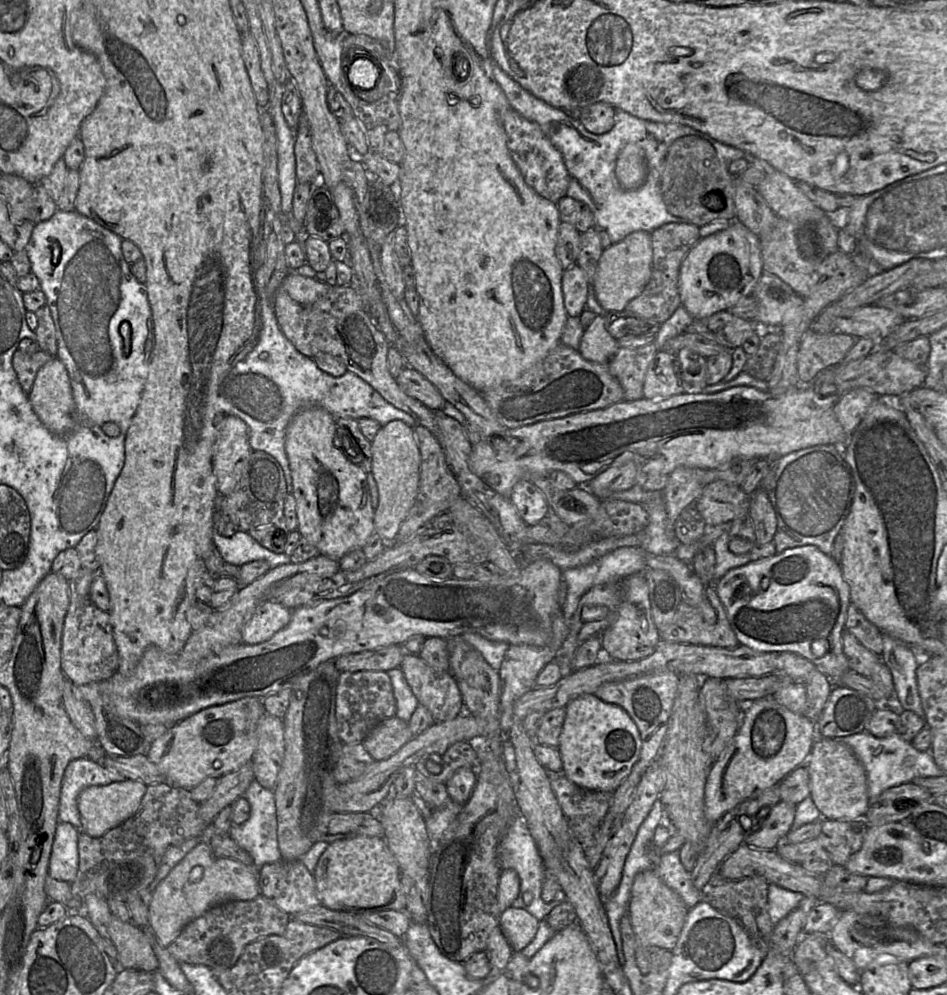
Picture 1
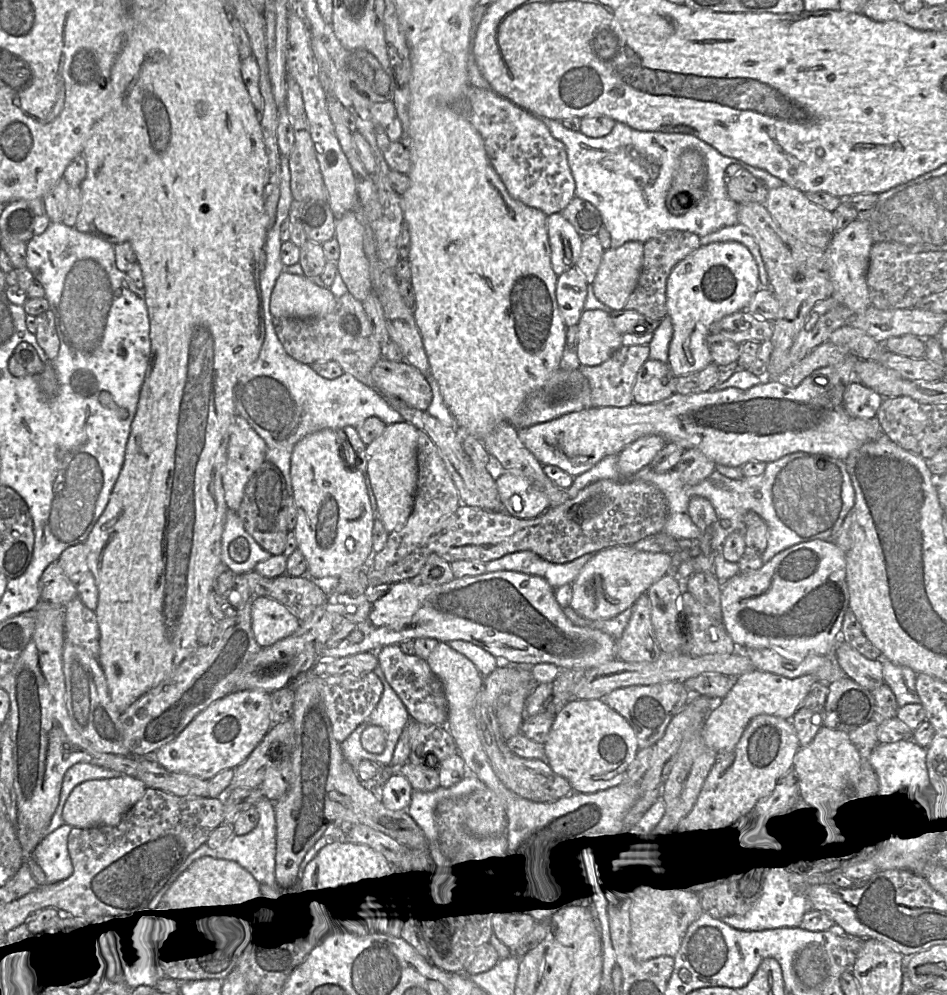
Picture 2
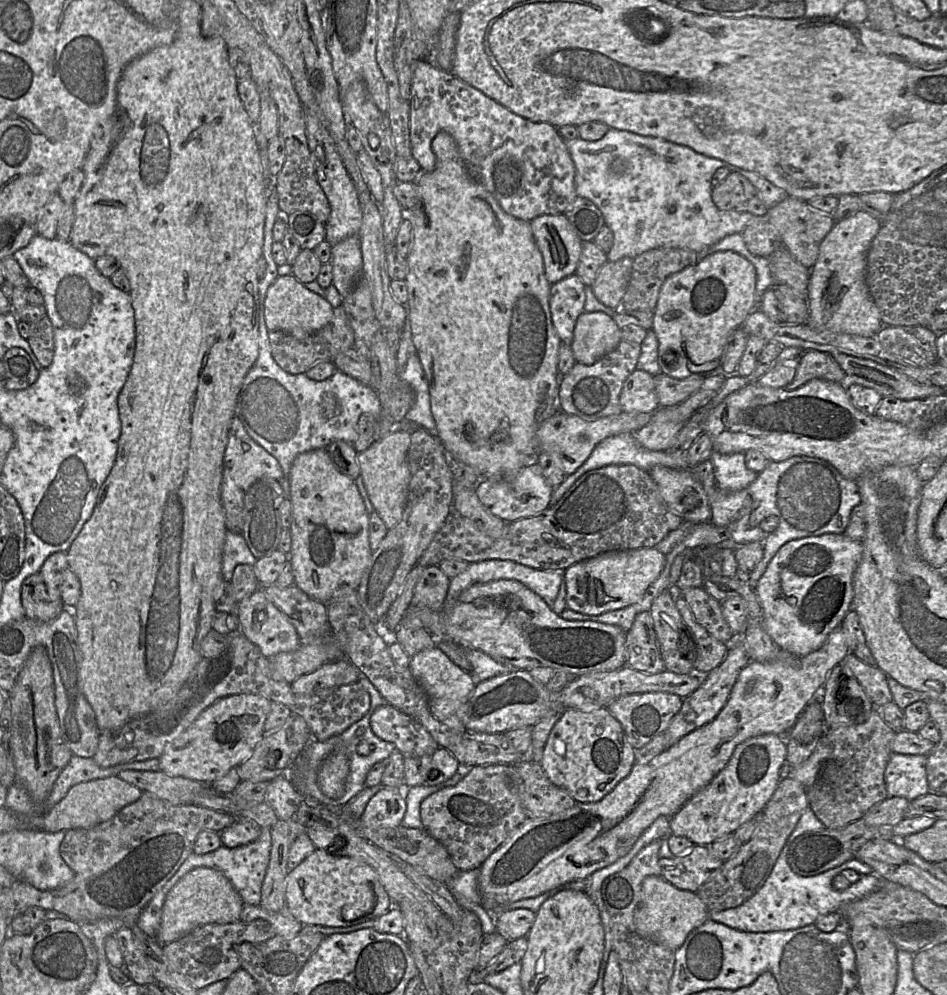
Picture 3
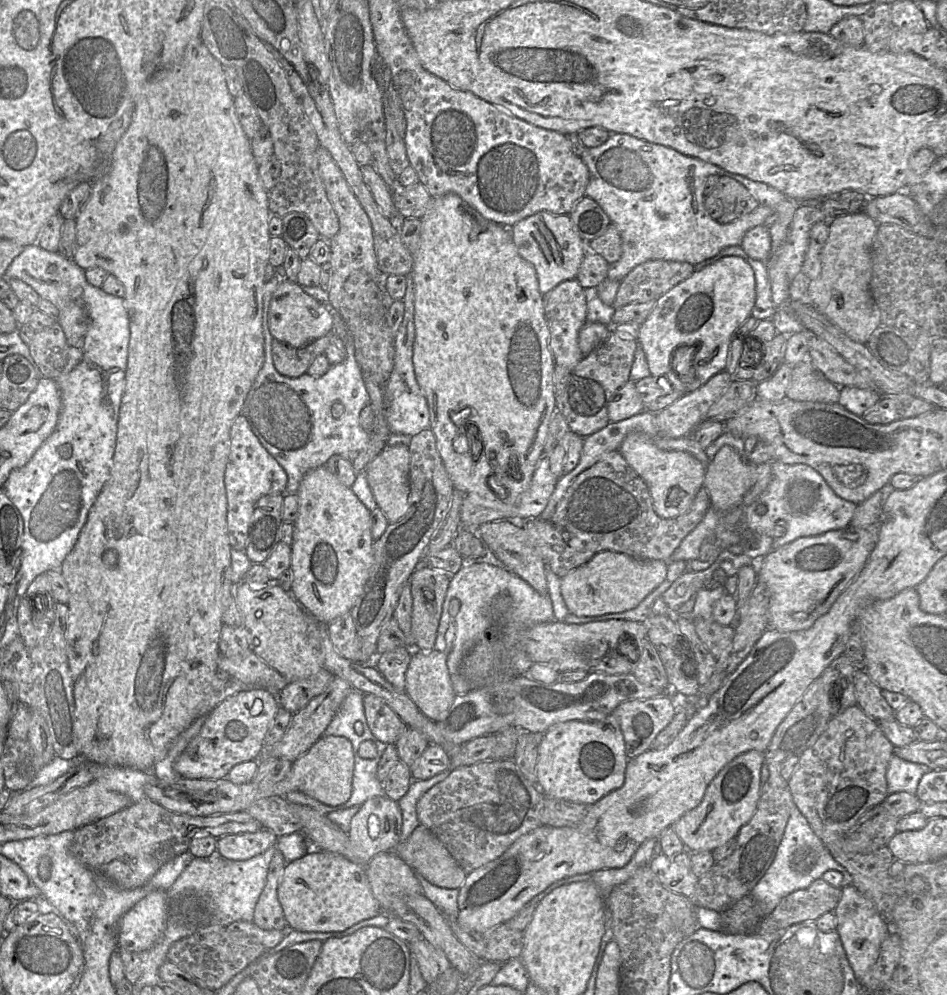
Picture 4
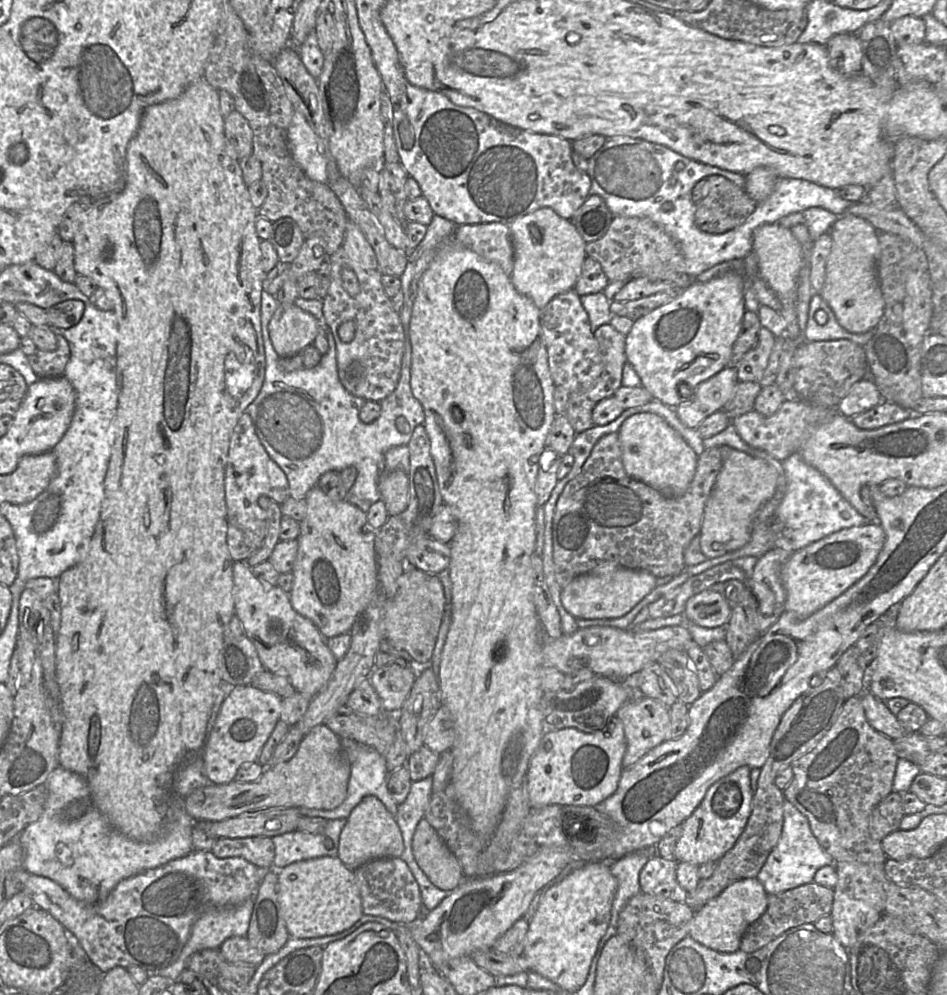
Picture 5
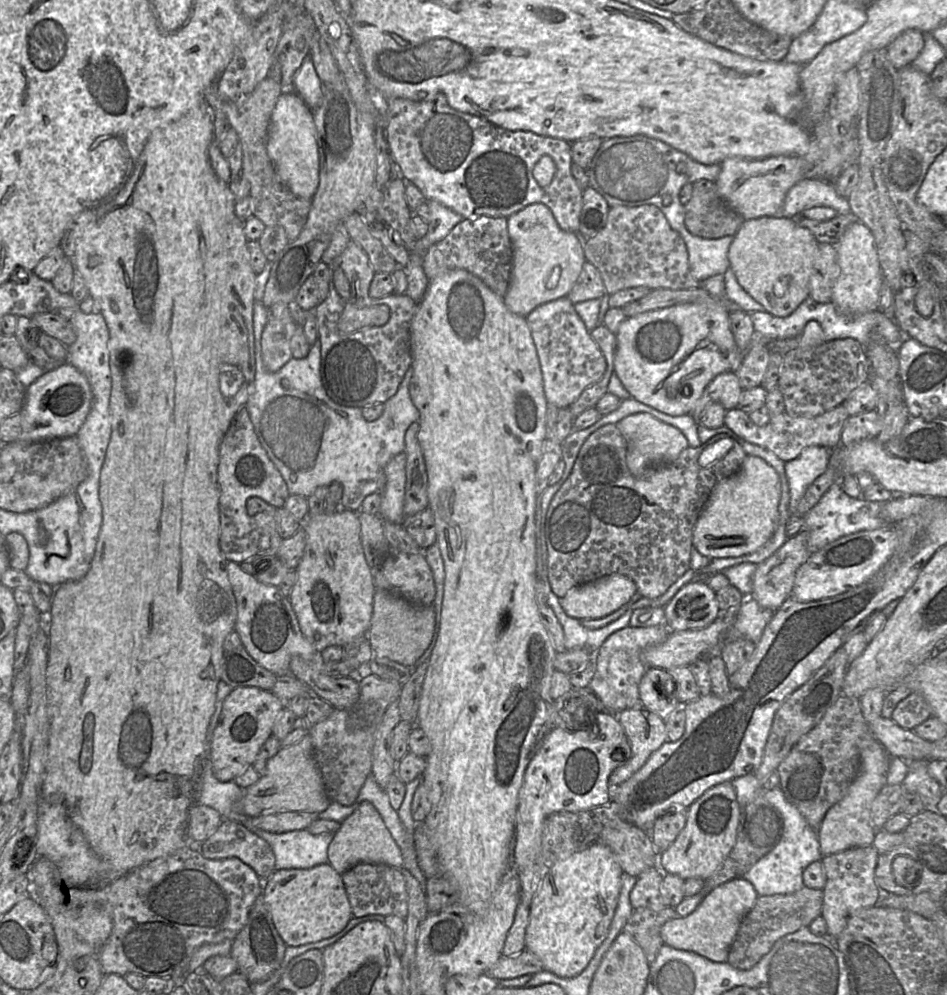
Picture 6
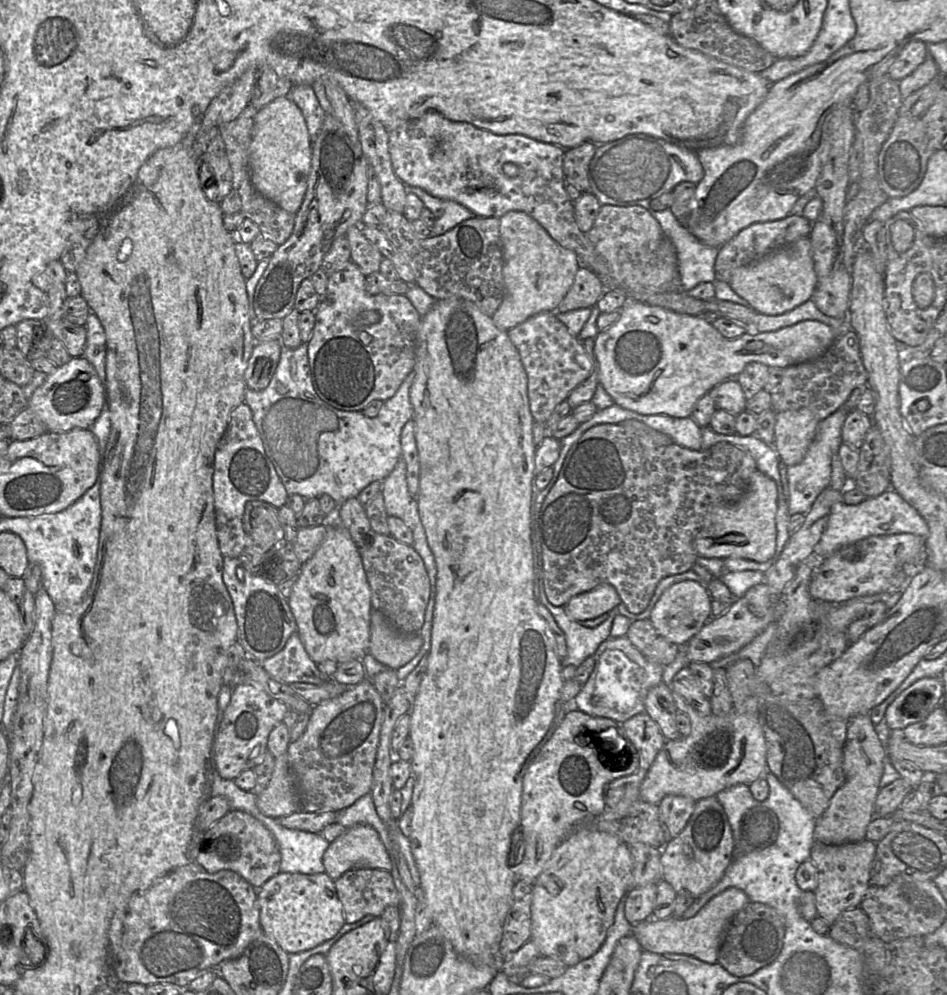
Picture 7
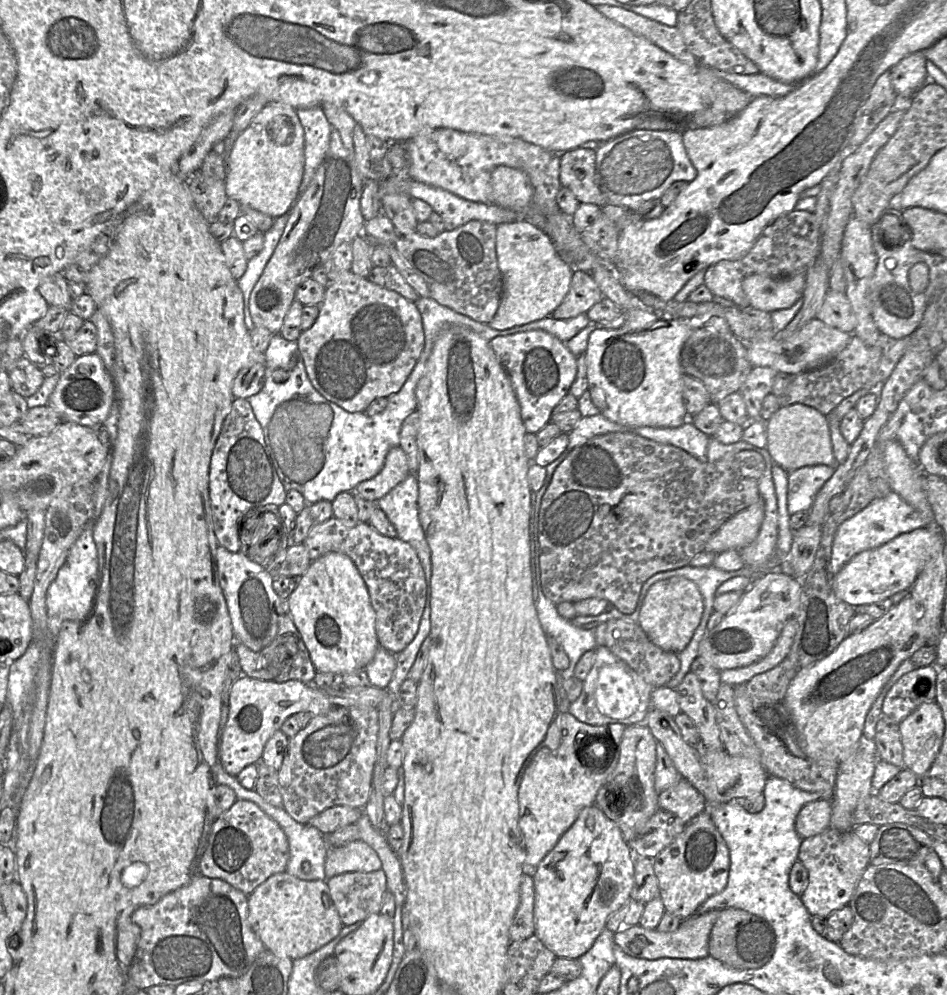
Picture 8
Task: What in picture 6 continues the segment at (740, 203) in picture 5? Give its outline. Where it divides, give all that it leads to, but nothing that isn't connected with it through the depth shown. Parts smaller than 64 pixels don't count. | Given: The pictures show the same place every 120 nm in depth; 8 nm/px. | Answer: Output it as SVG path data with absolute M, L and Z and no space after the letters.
M698 180L685 209L685 227L693 235L718 239L734 236L744 218L720 196L715 181Z

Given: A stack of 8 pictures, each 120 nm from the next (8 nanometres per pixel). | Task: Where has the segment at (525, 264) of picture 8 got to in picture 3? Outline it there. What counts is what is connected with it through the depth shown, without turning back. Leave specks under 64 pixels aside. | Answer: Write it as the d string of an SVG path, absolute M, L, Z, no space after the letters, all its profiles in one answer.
M543 214L530 221L542 254L545 277L552 285L576 273L583 241L563 214Z

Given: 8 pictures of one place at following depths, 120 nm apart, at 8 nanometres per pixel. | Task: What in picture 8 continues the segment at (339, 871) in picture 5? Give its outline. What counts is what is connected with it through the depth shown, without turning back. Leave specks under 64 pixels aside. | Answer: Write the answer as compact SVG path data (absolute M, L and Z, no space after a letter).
M288 872L276 873L248 895L248 922L264 947L279 957L296 960L303 958L332 941L343 924L333 905L329 888L324 880L301 880Z

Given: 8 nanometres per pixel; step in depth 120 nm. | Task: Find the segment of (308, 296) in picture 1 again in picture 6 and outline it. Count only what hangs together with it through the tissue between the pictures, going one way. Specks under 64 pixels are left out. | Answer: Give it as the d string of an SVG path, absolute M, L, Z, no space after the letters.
M269 319L261 338L262 361L268 372L279 371L293 356L290 341L297 325L293 321Z

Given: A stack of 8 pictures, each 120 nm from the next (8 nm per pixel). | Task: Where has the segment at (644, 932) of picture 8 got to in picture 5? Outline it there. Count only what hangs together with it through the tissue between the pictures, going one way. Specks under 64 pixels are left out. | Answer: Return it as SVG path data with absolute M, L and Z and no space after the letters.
M756 878L735 881L718 896L695 910L688 936L717 952L735 952L739 949L741 938L747 928L766 910L767 897L763 885Z

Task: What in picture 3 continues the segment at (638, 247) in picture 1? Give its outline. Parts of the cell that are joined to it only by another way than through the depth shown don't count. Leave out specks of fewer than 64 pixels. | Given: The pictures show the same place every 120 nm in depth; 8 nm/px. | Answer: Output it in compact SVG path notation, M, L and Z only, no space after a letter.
M623 257L618 261L607 261L599 270L597 277L592 284L593 294L596 299L606 307L616 309L623 298L630 279L634 259Z

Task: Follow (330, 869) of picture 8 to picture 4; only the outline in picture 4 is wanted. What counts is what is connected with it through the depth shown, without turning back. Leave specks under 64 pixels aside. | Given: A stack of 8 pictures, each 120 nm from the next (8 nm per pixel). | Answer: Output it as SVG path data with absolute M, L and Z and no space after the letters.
M386 795L367 799L360 805L347 830L350 842L348 860L359 865L366 865L377 854L394 851L400 841L401 829L402 813L397 801Z

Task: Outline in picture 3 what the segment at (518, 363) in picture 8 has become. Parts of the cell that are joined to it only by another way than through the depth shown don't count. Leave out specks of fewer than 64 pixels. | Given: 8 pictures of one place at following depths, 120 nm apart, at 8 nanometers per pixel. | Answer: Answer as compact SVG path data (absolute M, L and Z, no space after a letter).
M574 273L551 285L549 307L561 342L571 344L578 317L584 312L585 284Z

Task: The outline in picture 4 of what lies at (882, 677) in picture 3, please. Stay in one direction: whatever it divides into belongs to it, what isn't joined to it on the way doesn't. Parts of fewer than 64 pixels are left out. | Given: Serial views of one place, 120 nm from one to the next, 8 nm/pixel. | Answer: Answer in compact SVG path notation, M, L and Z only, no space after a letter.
M857 670L855 674L855 690L857 705L866 715L882 722L895 719L895 712L885 700L882 690L871 680L864 670Z

